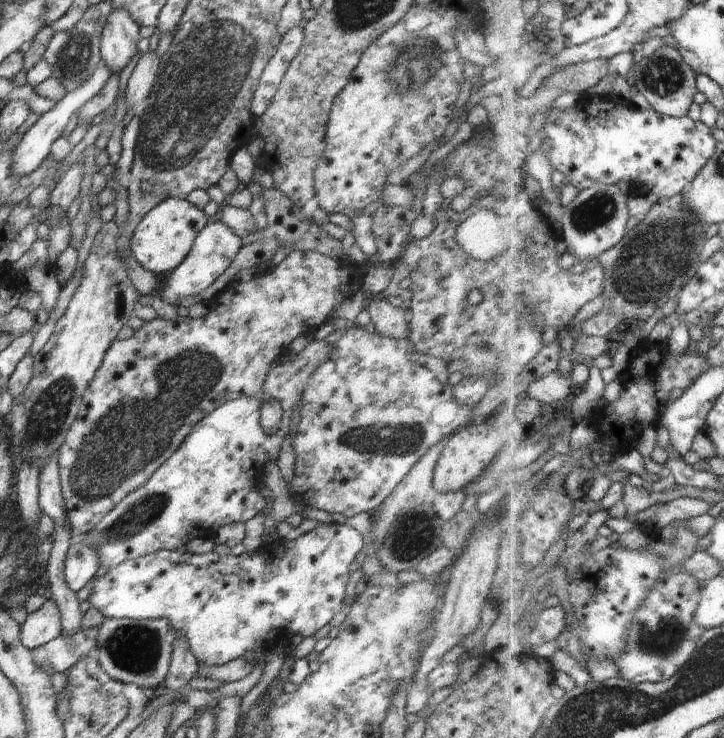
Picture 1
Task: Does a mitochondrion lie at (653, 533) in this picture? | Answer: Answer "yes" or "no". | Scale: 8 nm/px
no

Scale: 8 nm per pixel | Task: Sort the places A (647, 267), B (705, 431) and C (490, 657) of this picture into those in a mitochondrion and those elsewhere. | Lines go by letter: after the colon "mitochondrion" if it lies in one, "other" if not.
A: mitochondrion
B: other
C: other

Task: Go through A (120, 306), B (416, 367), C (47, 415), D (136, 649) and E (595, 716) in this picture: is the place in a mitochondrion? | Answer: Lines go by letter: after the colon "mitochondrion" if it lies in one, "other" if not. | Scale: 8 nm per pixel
A: other
B: other
C: mitochondrion
D: mitochondrion
E: mitochondrion

